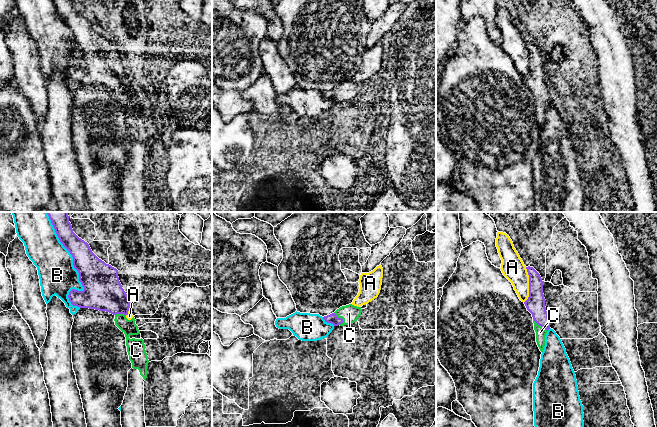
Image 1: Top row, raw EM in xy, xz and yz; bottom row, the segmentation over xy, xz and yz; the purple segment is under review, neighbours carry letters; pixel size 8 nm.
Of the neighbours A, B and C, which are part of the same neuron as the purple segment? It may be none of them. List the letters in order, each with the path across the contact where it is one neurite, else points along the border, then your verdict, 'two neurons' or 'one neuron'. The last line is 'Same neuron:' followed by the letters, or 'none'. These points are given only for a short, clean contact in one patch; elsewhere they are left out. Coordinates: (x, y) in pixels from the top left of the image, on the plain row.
A: two neurons
B: two neurons
C: way xz (332, 94), (340, 94), (349, 89); one neuron
Same neuron: C

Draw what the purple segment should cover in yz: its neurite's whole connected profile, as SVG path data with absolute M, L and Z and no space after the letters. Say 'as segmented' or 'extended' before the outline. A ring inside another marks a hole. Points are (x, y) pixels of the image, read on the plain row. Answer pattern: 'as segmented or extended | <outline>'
extended | M526 43L529 51L529 73L524 78L527 86L532 90L536 118L541 128L545 122L545 112L550 105L550 97L545 83L543 57L540 50L533 43Z

